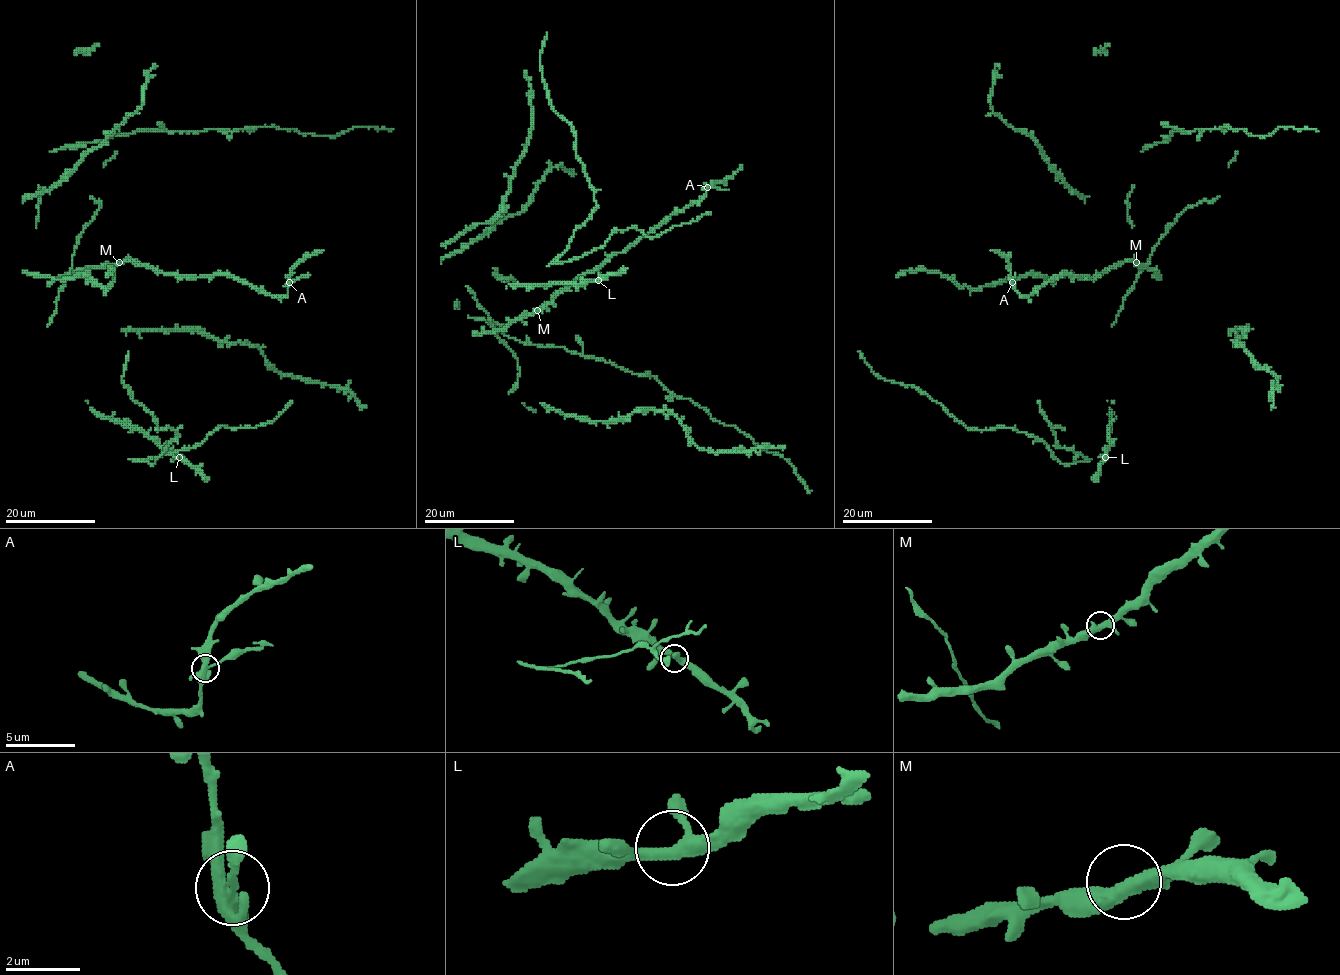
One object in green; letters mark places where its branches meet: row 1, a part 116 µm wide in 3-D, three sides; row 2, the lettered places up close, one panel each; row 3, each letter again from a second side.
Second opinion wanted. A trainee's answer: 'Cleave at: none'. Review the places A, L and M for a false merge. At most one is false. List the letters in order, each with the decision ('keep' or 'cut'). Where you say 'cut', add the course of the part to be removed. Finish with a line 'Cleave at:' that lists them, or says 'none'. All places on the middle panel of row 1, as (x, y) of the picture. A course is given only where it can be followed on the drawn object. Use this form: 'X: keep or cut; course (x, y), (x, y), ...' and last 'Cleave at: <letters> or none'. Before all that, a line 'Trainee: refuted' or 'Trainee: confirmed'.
Trainee: refuted
A: cut; course (708, 187), (729, 190)
L: keep
M: keep
Cleave at: A

